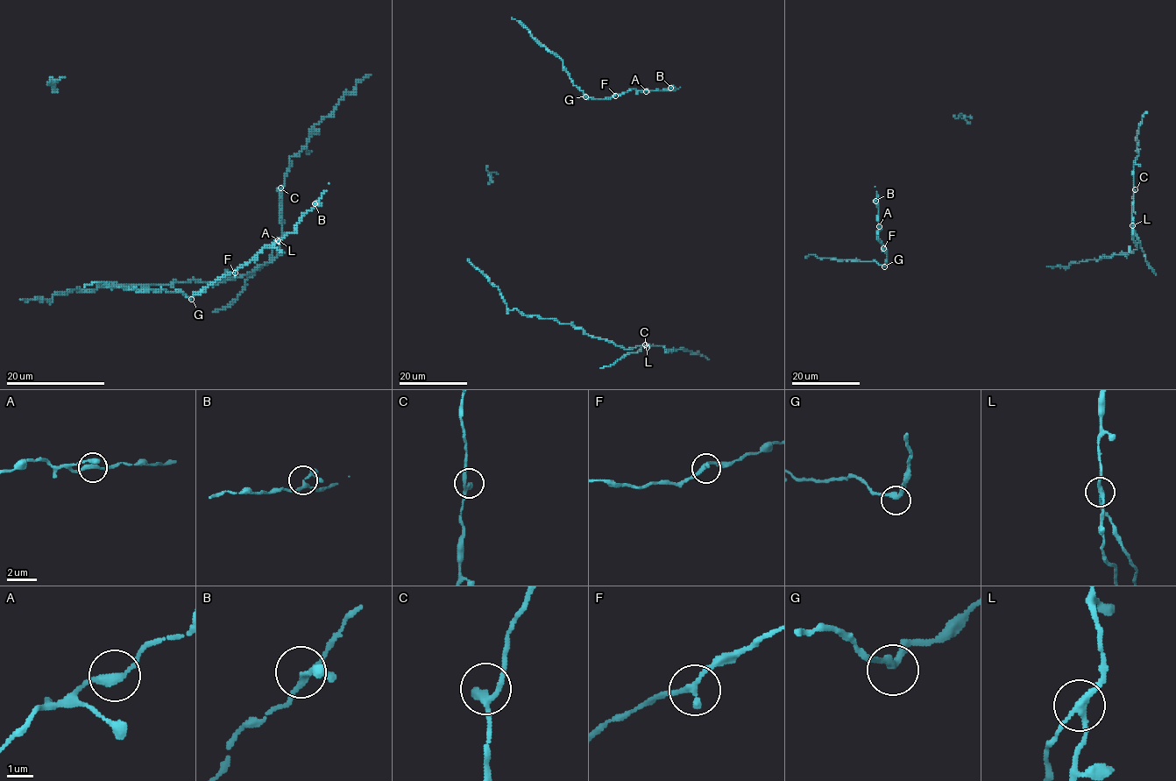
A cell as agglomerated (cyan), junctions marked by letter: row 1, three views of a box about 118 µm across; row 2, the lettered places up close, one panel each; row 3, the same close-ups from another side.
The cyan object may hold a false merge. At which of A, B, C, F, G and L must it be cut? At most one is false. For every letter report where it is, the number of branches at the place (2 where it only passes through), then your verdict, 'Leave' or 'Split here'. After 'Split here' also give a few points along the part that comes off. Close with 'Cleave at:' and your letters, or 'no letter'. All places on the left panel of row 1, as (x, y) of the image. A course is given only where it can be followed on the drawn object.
A: Place: (279, 241). Branches: 2. Leave
B: Place: (315, 203). Branches: 3. Leave
C: Place: (280, 188). Branches: 2. Leave
F: Place: (235, 273). Branches: 2. Leave
G: Place: (191, 299). Branches: 2. Leave
L: Place: (278, 240). Branches: 3. Split here. Course of the part to remove: (278, 239), (272, 250), (272, 258), (245, 280), (244, 290), (228, 305), (212, 312)
Cleave at: L

